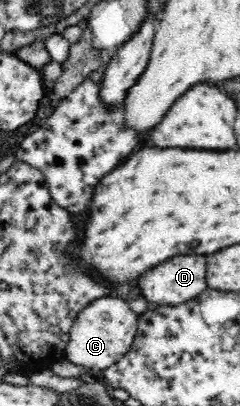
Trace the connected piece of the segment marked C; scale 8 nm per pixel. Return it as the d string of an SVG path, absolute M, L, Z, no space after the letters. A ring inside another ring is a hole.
M104 295L93 299L80 311L71 325L65 358L76 365L89 367L93 376L96 376L130 349L137 334L138 316L128 302L117 295Z

